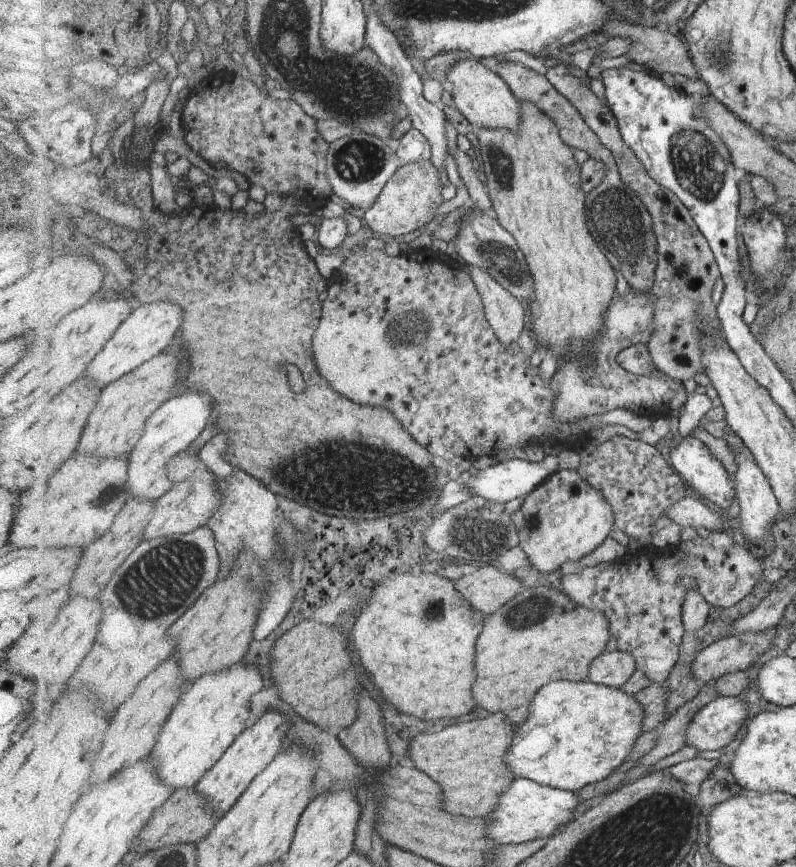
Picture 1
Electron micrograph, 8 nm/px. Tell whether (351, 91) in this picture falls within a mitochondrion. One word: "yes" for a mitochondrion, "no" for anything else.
yes

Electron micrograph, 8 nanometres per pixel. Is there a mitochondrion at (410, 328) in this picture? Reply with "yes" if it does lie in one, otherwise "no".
yes

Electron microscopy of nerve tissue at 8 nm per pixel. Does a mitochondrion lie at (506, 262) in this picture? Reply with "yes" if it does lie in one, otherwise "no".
yes

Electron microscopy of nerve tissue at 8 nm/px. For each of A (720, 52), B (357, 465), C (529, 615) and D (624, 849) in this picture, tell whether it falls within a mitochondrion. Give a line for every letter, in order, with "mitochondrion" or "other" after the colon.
A: mitochondrion
B: mitochondrion
C: mitochondrion
D: mitochondrion

